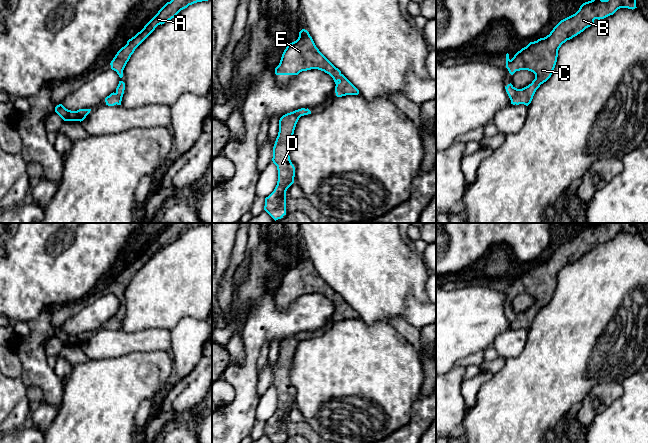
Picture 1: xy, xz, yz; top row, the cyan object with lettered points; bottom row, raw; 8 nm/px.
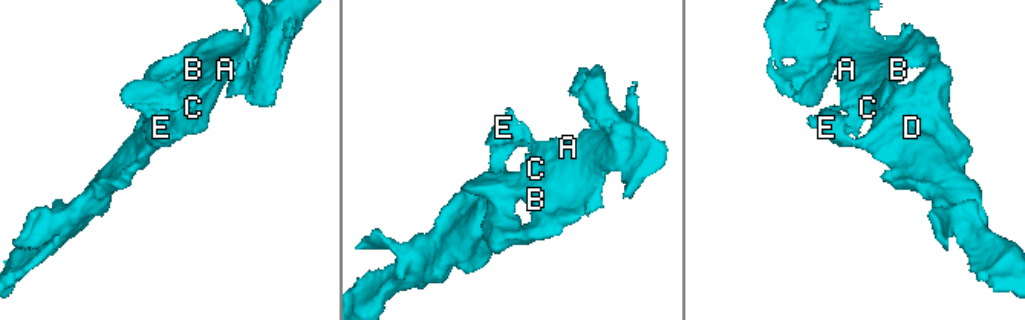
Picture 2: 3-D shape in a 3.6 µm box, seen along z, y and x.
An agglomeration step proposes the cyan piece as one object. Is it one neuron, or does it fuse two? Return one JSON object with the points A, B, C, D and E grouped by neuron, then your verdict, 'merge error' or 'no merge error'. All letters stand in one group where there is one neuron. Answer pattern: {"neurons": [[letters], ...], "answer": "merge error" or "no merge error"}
{"neurons": [["A", "B", "C", "D", "E"]], "answer": "no merge error"}

